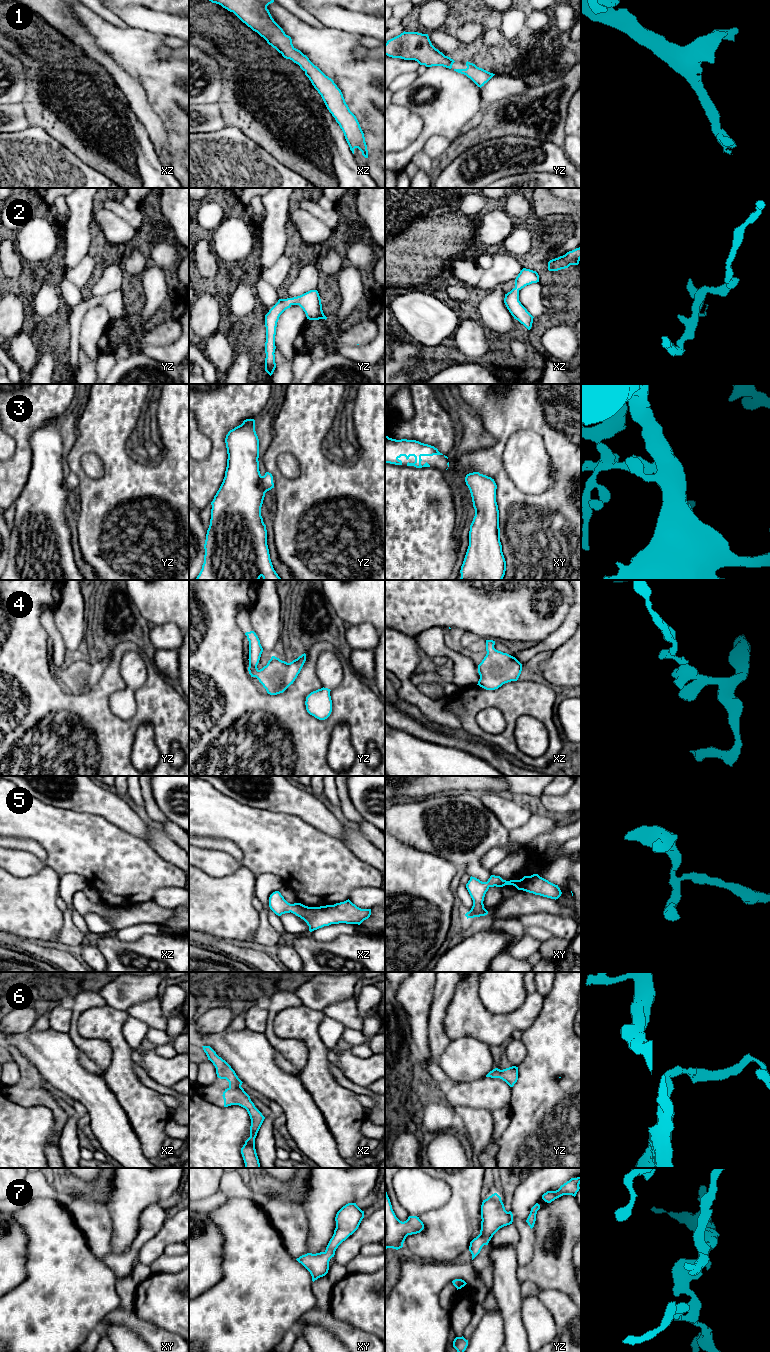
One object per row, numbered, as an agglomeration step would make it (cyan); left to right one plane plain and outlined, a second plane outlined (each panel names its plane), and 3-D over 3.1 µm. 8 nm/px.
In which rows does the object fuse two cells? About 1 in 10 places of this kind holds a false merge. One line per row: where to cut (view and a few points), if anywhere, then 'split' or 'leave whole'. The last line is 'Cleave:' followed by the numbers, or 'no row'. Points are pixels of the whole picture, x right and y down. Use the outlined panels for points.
1: no cut | leave whole
2: no cut | leave whole
3: no cut | leave whole
4: no cut | leave whole
5: no cut | leave whole
6: no cut | leave whole
7: no cut | leave whole
Cleave: no row

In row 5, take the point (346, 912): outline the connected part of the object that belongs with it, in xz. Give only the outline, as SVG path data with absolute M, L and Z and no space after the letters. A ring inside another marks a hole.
M279 891L270 895L269 907L278 916L291 912L300 917L307 923L310 932L331 924L360 925L371 915L371 909L361 909L349 899L334 905L308 907L301 903L288 903Z

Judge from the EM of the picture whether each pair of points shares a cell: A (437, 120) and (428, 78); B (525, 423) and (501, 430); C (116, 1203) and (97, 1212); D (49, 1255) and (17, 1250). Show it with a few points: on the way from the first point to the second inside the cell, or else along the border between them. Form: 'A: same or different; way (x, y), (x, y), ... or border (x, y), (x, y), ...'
A: same; way (444, 108), (444, 87), (440, 83)
B: same; way (519, 423), (507, 424)
C: different; border (104, 1201), (110, 1215), (112, 1230)
D: different; border (21, 1228), (27, 1239), (25, 1275)

